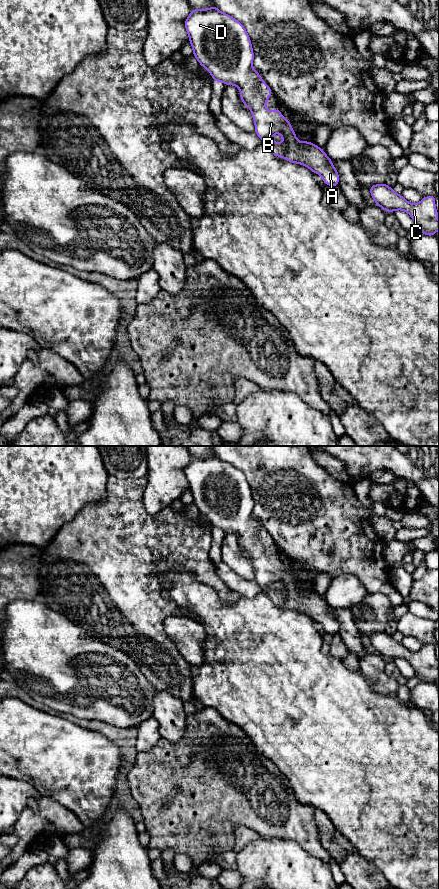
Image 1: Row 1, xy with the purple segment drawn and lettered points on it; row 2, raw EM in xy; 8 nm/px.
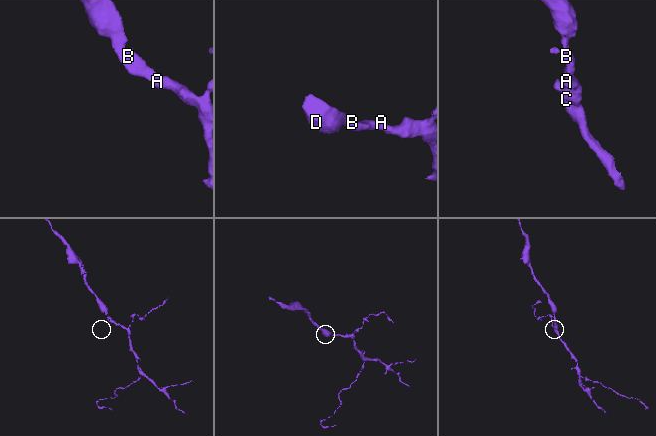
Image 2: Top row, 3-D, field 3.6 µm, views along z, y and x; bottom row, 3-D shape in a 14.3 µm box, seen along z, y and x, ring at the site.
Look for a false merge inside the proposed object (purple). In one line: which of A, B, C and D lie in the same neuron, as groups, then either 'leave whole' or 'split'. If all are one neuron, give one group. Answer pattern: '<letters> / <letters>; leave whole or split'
A B C D; leave whole

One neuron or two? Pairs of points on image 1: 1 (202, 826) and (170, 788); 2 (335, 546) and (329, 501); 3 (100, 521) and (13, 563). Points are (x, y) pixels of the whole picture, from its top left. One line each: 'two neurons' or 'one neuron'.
1: one neuron
2: one neuron
3: two neurons

